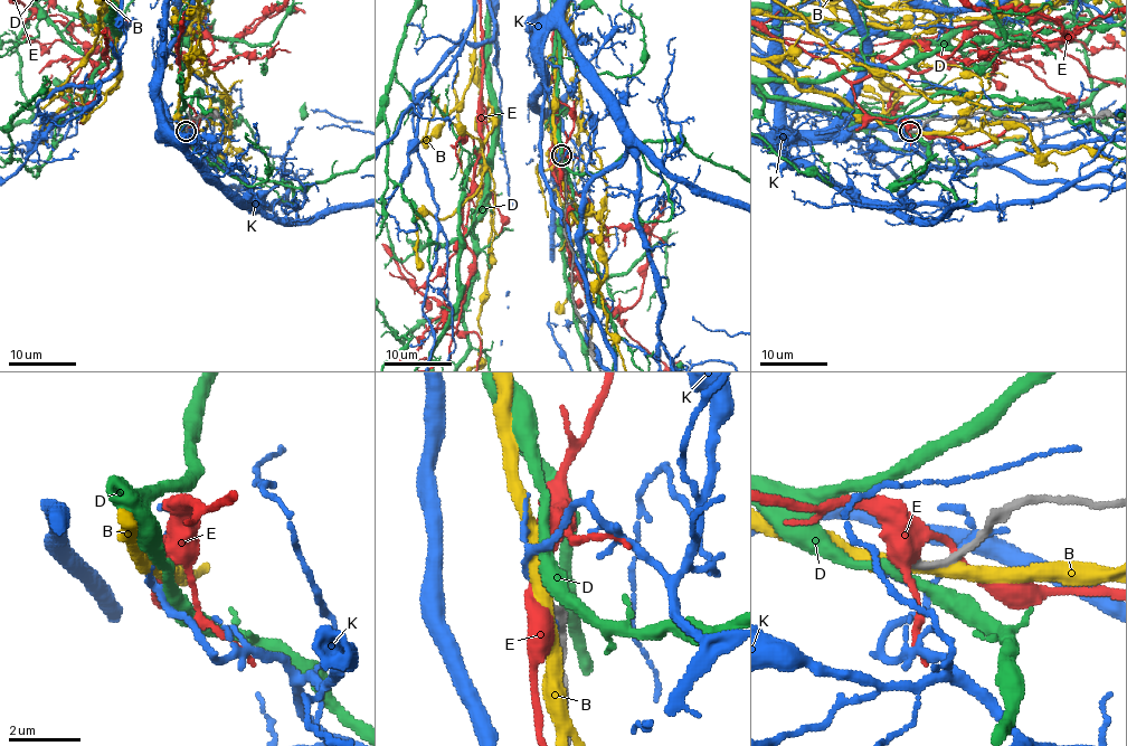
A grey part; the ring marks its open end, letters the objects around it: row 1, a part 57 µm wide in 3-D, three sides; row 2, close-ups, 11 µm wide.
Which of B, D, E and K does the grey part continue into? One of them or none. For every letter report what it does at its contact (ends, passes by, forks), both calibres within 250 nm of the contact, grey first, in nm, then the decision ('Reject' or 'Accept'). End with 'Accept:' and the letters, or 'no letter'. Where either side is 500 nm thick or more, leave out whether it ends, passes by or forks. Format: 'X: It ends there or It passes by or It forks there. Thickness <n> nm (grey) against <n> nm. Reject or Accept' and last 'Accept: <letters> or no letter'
B: It passes by. Thickness 280 nm (grey) against 400 nm. Reject
D: It passes by. Thickness 220 nm (grey) against 280 nm. Reject
E: It forks there. Thickness 240 nm (grey) against 440 nm. Reject
K: It passes by. Thickness 200 nm (grey) against 170 nm. Reject
Accept: no letter

